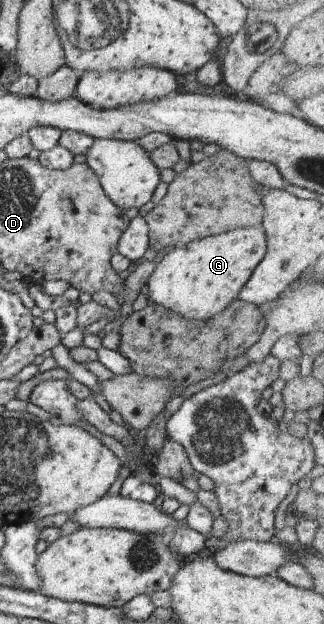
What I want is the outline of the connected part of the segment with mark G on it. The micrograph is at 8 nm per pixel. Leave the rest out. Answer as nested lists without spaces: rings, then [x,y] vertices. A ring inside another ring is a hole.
[[[263,225],[247,226],[172,249],[157,264],[146,289],[149,300],[188,320],[210,320],[238,299],[242,287],[264,254],[267,242]]]

